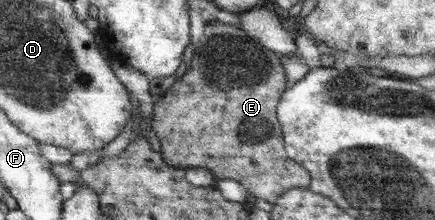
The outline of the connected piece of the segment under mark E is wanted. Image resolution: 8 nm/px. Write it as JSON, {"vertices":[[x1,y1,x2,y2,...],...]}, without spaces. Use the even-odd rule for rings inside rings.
{"vertices":[[226,23,205,25,186,60,188,70,152,104,152,130,161,144,161,157,182,168,208,168,216,179,235,180,255,198,276,204,286,190,312,184,312,176,301,163,294,162,285,149,285,131,278,121,278,105,288,88,286,68,278,53,258,44,246,30]]}

